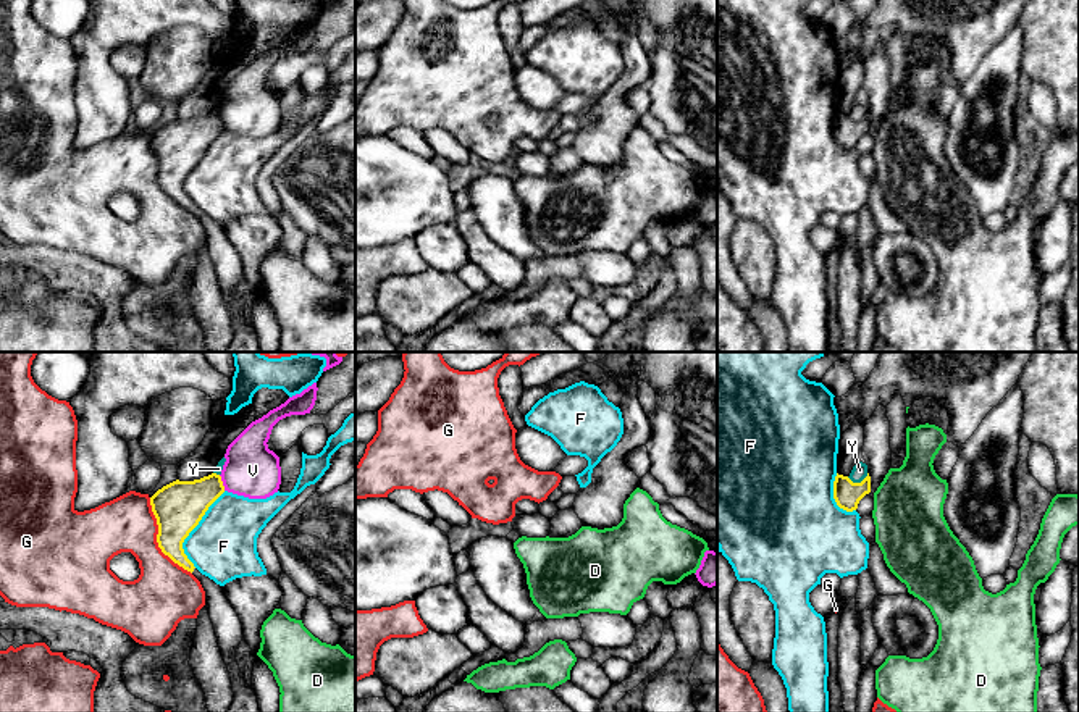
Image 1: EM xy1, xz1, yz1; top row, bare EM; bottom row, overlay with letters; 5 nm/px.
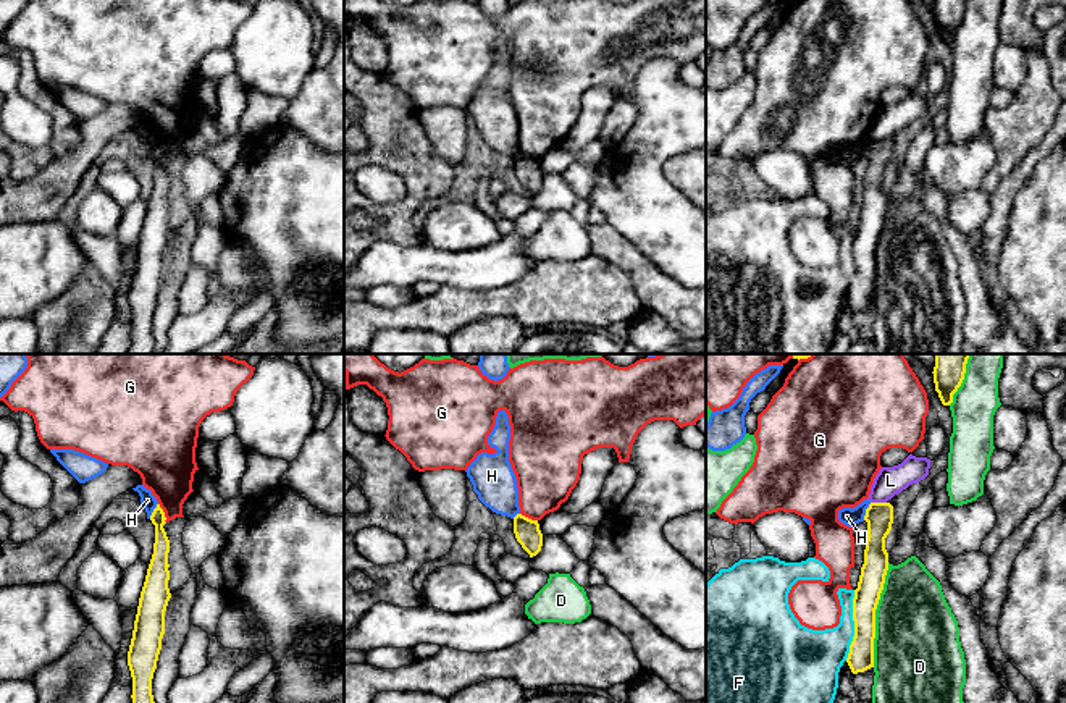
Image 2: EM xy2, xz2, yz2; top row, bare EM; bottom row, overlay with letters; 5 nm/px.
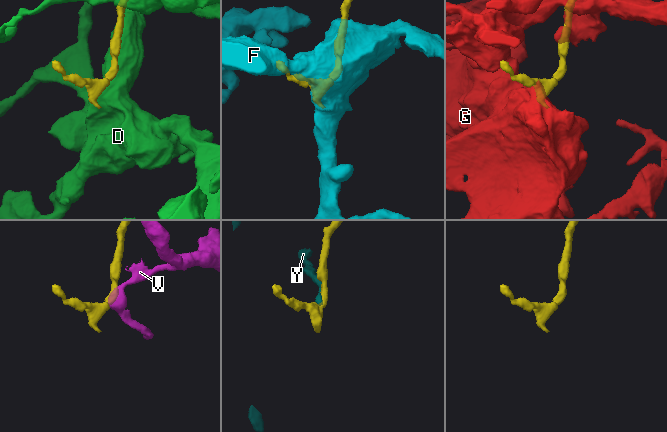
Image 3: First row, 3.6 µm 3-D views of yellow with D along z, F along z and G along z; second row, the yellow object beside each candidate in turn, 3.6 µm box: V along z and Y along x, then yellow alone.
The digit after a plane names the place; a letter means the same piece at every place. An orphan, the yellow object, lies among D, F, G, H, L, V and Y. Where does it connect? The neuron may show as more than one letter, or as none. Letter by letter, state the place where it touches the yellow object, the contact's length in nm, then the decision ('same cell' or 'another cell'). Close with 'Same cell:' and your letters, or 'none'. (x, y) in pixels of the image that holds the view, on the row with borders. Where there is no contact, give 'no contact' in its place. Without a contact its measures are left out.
D: yz2 (874, 614) | 550 nm | another cell
F: xy1 (193, 528) | 420 nm | another cell
G: xy1 (157, 540) | 440 nm | another cell
H: yz2 (866, 511) | 100 nm | another cell
L: yz2 (879, 503) | 80 nm | another cell
V: xy1 (222, 483) | 90 nm | another cell
Y: yz1 (856, 483) | 110 nm | another cell
Same cell: none

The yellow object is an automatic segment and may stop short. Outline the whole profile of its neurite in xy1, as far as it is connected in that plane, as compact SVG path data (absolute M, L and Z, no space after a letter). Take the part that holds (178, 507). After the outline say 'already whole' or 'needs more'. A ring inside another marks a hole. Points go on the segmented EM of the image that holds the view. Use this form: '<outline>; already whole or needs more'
M212 473L200 480L176 480L163 486L150 497L150 505L158 525L158 547L174 563L191 572L205 591L205 607L213 623L234 693L228 712L260 712L257 696L244 681L236 660L236 649L244 638L242 623L226 599L223 588L202 575L183 549L184 539L223 492L221 476Z; needs more

